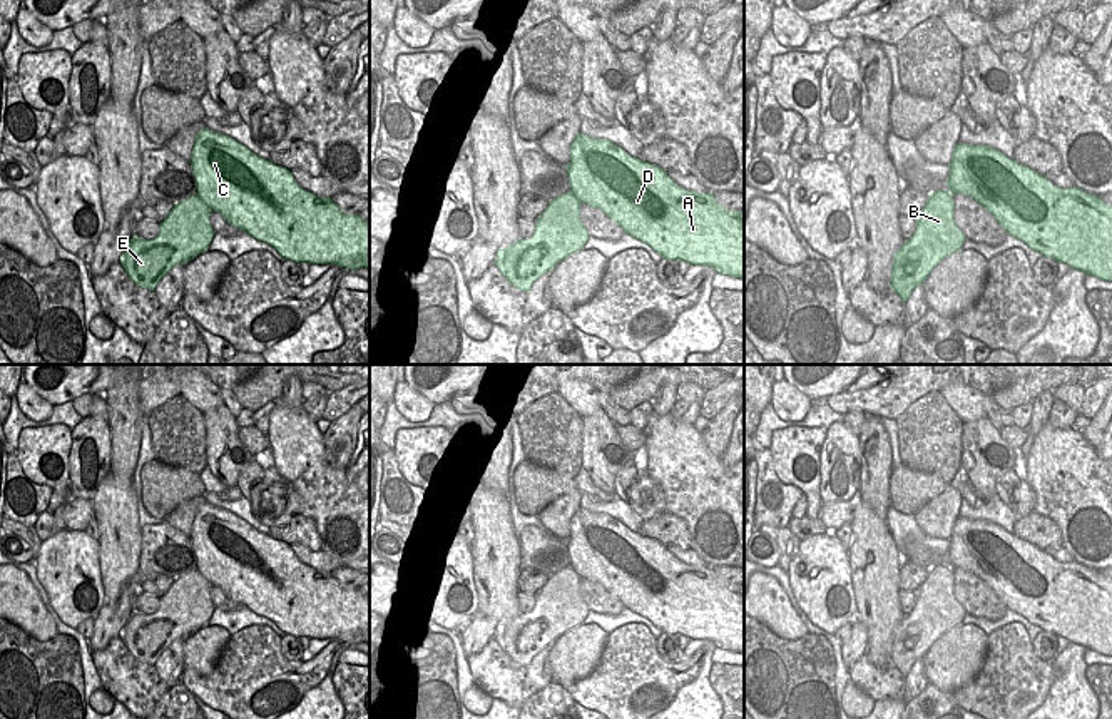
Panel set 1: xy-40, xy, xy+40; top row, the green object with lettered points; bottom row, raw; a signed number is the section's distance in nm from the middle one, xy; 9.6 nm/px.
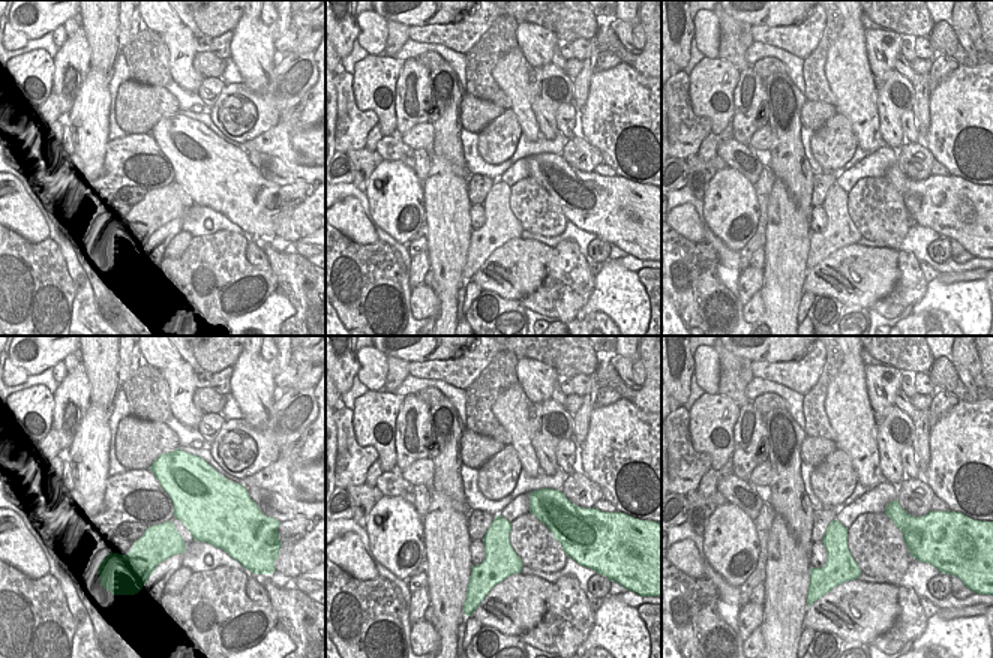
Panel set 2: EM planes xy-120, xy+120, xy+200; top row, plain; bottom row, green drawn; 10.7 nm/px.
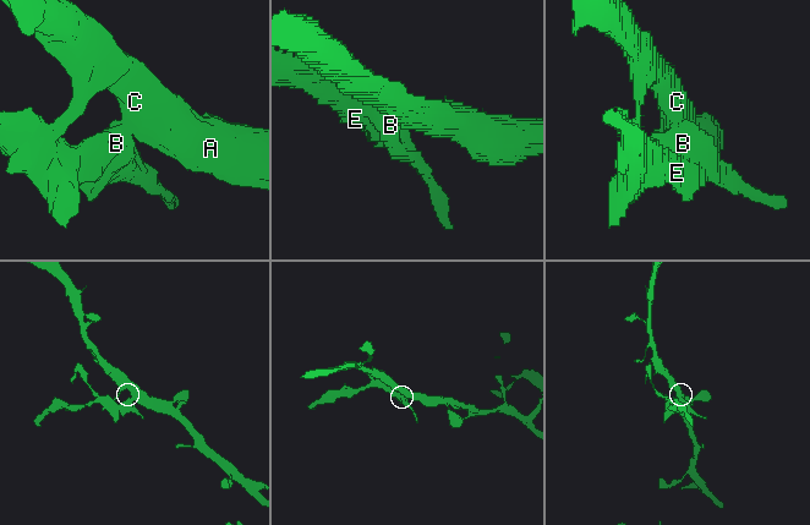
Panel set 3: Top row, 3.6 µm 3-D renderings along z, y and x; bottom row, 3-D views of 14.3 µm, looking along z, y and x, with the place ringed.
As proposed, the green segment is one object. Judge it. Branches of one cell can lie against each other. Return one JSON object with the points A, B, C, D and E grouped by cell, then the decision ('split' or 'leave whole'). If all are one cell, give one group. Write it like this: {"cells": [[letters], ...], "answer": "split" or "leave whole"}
{"cells": [["A", "C", "D"], ["B", "E"]], "answer": "split"}

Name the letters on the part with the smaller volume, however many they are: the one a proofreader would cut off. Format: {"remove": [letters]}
{"remove": ["B", "E"]}

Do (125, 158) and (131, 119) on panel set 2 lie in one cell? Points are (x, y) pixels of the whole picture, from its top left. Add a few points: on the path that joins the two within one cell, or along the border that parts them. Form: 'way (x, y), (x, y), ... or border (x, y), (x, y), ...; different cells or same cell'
border (149, 132), (128, 135); different cells

